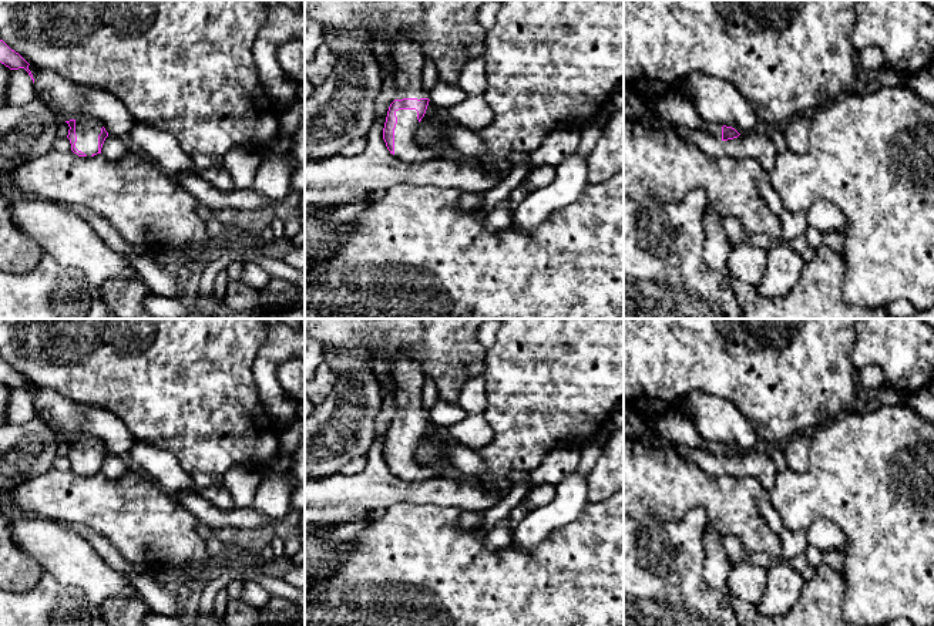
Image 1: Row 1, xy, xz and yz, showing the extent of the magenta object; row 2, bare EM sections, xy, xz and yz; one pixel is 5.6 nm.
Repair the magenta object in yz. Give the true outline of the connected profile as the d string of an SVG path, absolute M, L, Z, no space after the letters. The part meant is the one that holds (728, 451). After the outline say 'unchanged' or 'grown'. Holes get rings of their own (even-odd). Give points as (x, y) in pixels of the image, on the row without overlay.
M703 440L702 444L698 447L698 450L706 451L718 460L728 460L728 458L738 457L740 454L732 445L726 445L726 444L709 441L709 440Z; grown

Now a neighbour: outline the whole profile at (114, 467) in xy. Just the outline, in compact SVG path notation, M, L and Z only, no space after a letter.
M108 454L103 462L101 474L104 474L110 479L117 479L124 477L132 468L134 467L127 457Z

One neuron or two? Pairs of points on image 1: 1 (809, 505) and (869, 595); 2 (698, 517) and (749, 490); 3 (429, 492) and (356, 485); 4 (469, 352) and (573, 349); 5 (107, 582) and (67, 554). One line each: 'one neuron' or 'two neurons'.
1: one neuron
2: two neurons
3: one neuron
4: two neurons
5: one neuron

